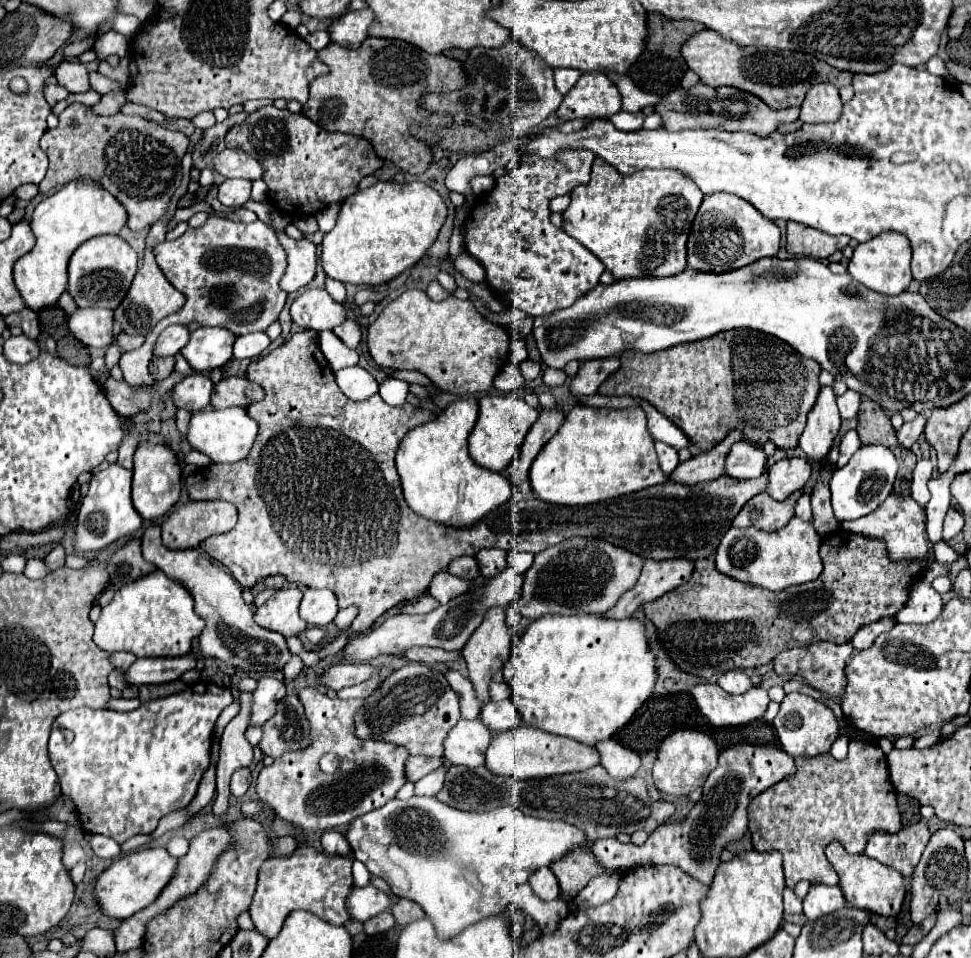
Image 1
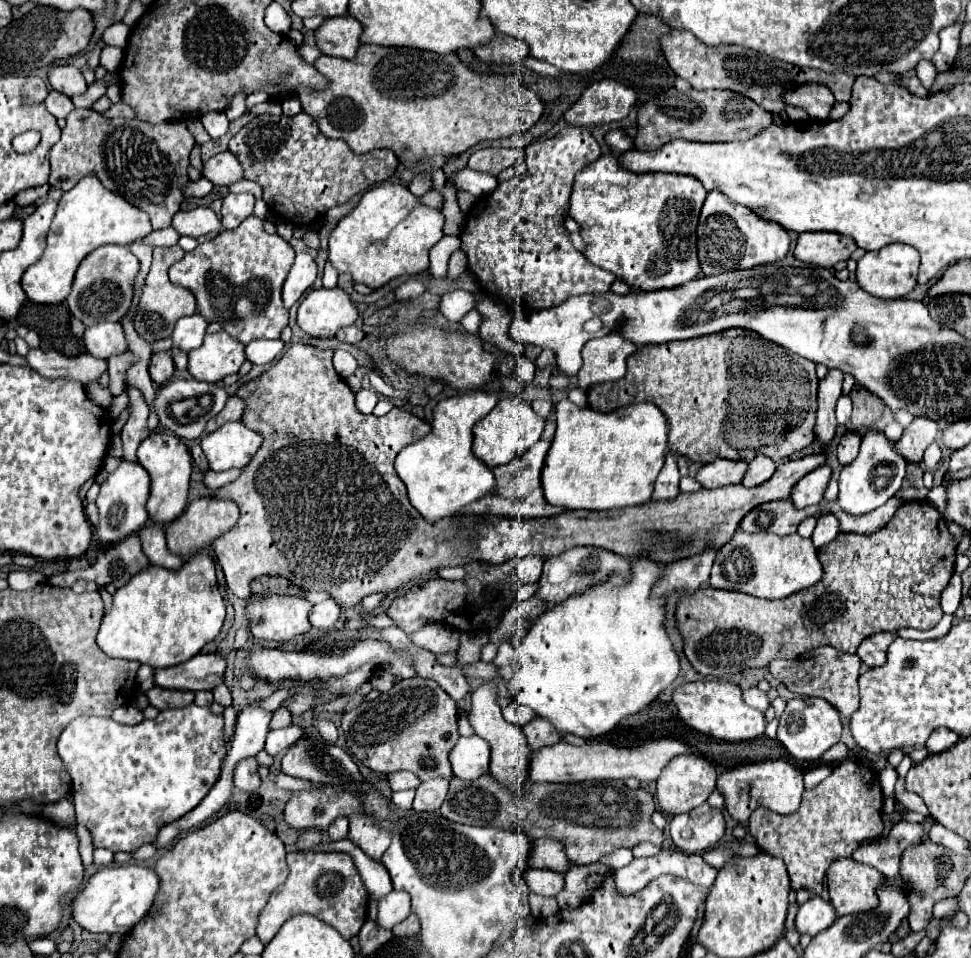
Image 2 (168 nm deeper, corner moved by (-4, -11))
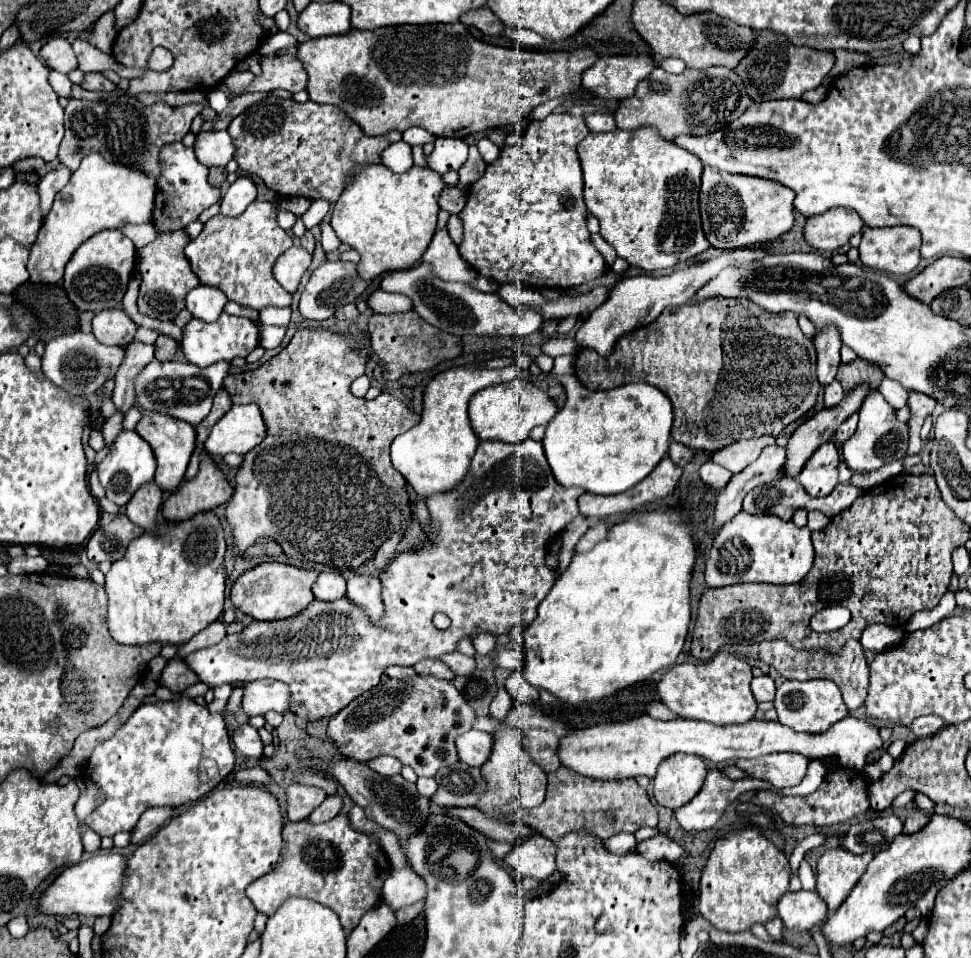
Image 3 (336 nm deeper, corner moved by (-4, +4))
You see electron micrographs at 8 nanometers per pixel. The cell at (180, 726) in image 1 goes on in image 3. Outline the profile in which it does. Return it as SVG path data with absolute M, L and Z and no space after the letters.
M187 695L175 701L157 701L137 707L131 717L107 741L101 741L83 769L105 799L85 819L85 825L101 837L133 831L141 813L149 807L179 807L209 793L235 765L235 753L221 713L209 713Z

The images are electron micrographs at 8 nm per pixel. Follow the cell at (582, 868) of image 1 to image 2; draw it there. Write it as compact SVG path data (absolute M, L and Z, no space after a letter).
M551 838L531 840L531 852L527 860L529 860L527 864L535 868L551 868L557 872L565 872L569 868L567 856L563 856L563 844Z

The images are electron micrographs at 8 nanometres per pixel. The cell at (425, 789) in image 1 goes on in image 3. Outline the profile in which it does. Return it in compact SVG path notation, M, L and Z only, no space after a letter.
M419 777L419 779L417 779L417 791L419 791L419 795L423 795L423 797L433 797L433 793L437 791L435 779Z

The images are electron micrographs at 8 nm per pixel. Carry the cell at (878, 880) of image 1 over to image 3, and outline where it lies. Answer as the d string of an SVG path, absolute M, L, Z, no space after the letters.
M837 847L825 851L817 863L817 893L827 903L829 911L835 911L851 893L853 885L867 871L873 853L847 853L847 849Z

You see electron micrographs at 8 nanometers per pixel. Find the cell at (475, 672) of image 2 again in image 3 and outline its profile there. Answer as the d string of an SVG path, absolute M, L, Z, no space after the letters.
M503 647L503 649L493 651L493 661L497 667L517 671L523 665L523 651L517 647Z

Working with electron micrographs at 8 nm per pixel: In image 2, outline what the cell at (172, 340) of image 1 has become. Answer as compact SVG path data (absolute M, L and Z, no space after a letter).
M199 312L191 316L183 316L173 330L173 348L183 352L199 348L203 344L207 326L209 326L209 320L205 320Z

